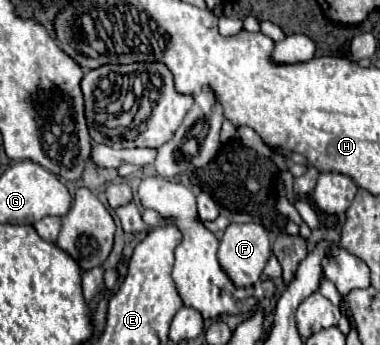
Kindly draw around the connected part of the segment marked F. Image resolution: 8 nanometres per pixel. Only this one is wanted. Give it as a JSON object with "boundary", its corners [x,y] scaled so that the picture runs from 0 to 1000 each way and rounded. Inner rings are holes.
{"boundary":[[[666,643],[661,649],[603,649],[582,690],[582,713],[571,730],[571,754],[587,788],[608,806],[608,817],[624,835],[650,835],[650,829],[676,823],[708,742],[713,742],[713,701],[708,701],[703,667]]]}

